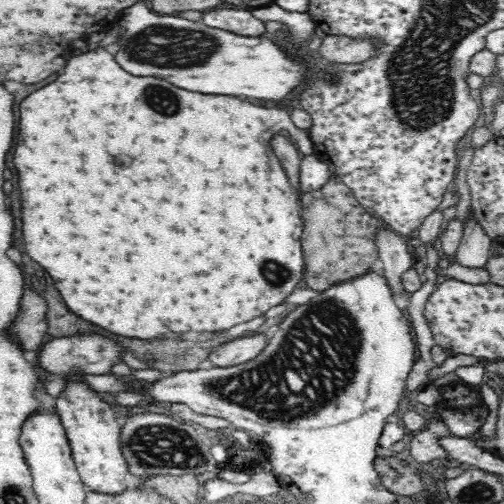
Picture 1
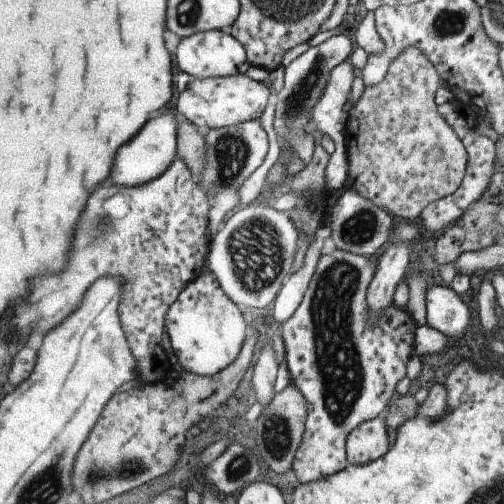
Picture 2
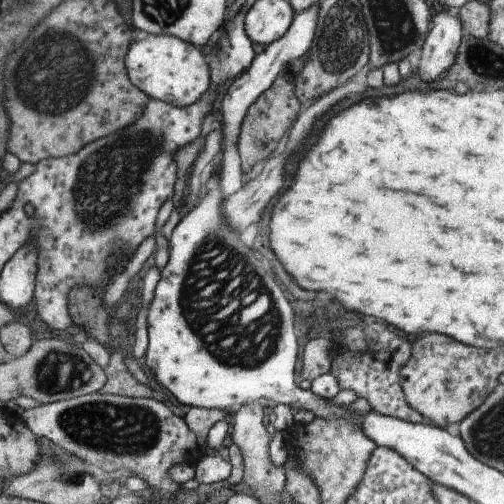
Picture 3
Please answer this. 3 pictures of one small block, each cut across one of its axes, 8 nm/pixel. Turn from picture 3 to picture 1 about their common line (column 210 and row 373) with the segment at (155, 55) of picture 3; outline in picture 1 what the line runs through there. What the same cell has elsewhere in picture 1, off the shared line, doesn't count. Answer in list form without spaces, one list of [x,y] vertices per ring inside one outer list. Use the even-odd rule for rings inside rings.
[[[70,366],[68,372],[60,378],[60,392],[54,396],[54,414],[66,434],[70,454],[76,462],[82,482],[88,490],[114,494],[124,490],[132,482],[128,460],[122,452],[122,424],[118,422],[118,408],[116,404],[108,404],[96,386],[90,382],[88,372],[82,366]]]

